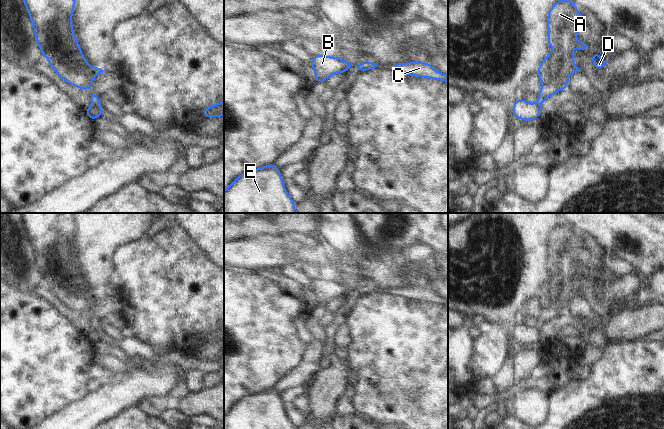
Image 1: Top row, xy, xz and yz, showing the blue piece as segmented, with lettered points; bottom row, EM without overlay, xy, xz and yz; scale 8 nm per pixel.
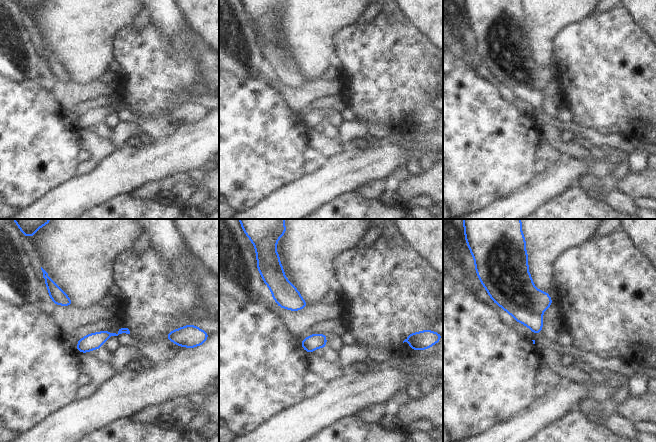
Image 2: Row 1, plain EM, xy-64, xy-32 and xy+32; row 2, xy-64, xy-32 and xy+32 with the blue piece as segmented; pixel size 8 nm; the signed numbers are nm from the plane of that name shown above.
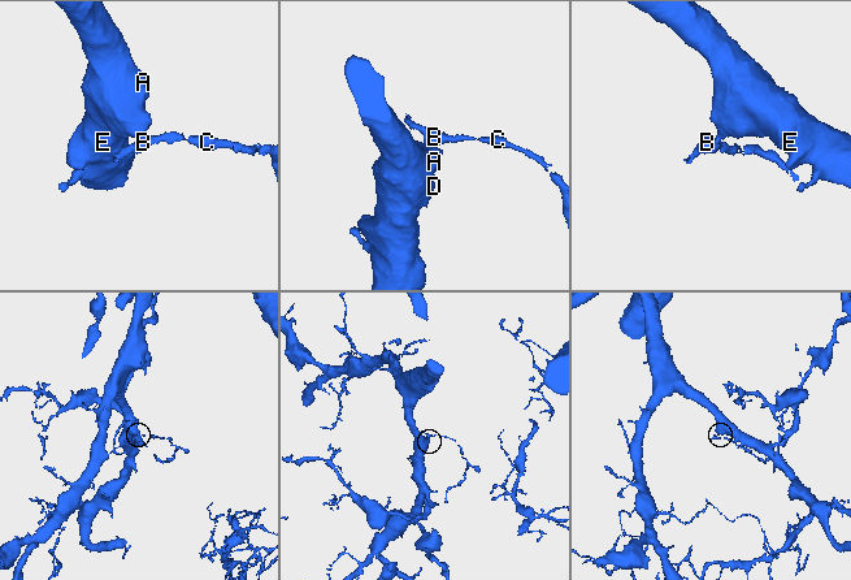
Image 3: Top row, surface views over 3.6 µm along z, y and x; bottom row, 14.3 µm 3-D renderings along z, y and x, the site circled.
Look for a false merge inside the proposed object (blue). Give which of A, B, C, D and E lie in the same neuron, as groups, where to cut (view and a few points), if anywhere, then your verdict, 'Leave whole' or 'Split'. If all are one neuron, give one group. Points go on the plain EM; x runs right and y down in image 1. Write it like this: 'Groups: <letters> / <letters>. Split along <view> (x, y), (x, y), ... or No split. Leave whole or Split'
Groups: A D E / B C. Split along xy (92, 328), (99, 329). Split

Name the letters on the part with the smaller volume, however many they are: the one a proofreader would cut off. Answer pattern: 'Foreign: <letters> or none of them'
Foreign: B, C

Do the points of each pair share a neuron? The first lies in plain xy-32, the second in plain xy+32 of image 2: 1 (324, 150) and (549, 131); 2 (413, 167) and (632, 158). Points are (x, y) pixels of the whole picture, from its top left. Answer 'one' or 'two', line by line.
1: two
2: one

